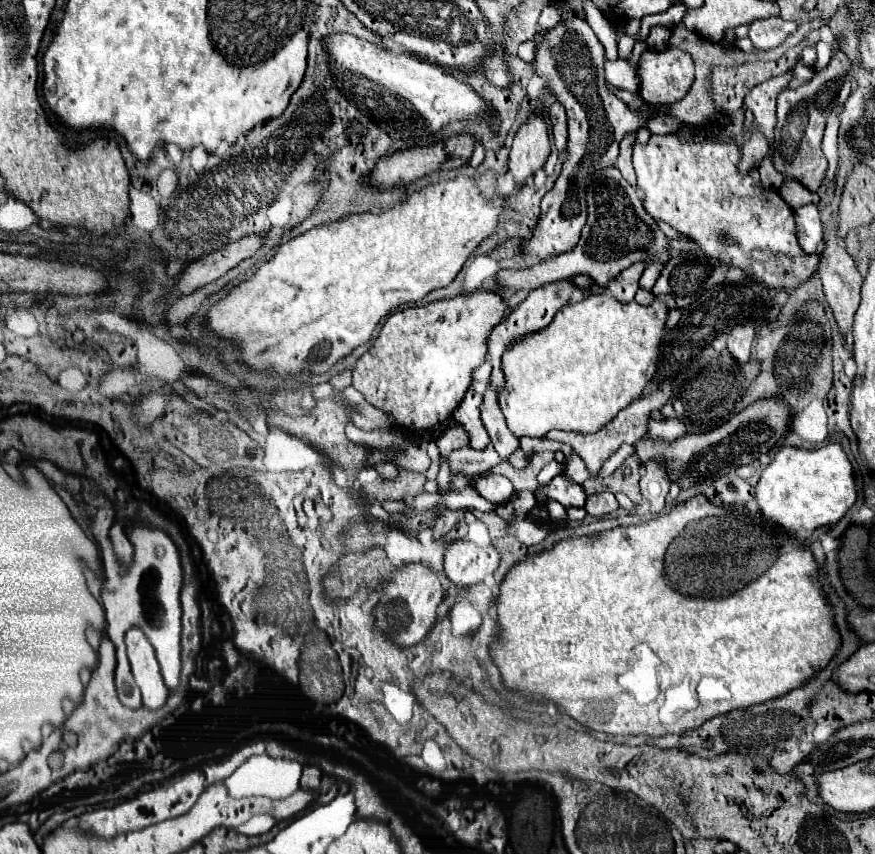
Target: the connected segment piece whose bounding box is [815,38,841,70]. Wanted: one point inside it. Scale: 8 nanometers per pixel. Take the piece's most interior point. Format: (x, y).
(825, 52)

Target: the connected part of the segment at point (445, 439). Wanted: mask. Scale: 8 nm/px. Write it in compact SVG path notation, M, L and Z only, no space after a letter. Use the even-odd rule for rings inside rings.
M453 426L447 428L437 440L435 440L441 458L447 458L453 450L461 448L461 446L469 446L469 436L461 426Z

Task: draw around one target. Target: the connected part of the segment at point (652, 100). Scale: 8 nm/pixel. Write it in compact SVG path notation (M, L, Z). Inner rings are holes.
M668 47L664 51L649 48L639 58L637 74L641 80L641 84L639 84L641 98L647 104L659 106L659 104L671 104L671 102L681 100L693 82L695 70L691 56L679 48Z

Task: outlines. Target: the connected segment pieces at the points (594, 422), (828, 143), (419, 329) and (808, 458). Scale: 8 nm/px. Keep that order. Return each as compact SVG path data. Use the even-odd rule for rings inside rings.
M595 294L577 304L567 304L555 314L551 326L531 338L523 338L503 354L501 370L505 374L505 388L499 392L501 412L515 436L541 438L549 430L595 432L603 422L609 422L623 406L635 402L653 380L659 362L659 348L667 330L667 304L657 300L641 306L635 300L629 304L617 302L613 296Z
M834 102L832 112L828 116L824 137L822 140L822 150L828 161L828 167L825 172L825 177L835 177L838 167L838 128L839 128L839 114L841 107Z
M477 288L469 294L395 312L383 324L373 346L353 366L353 386L371 406L391 412L401 428L443 424L463 400L473 370L485 360L491 330L509 312L499 288Z
M839 442L811 450L781 446L771 464L763 470L755 494L759 510L769 524L779 524L783 530L797 534L839 522L857 500L857 484L853 466Z

